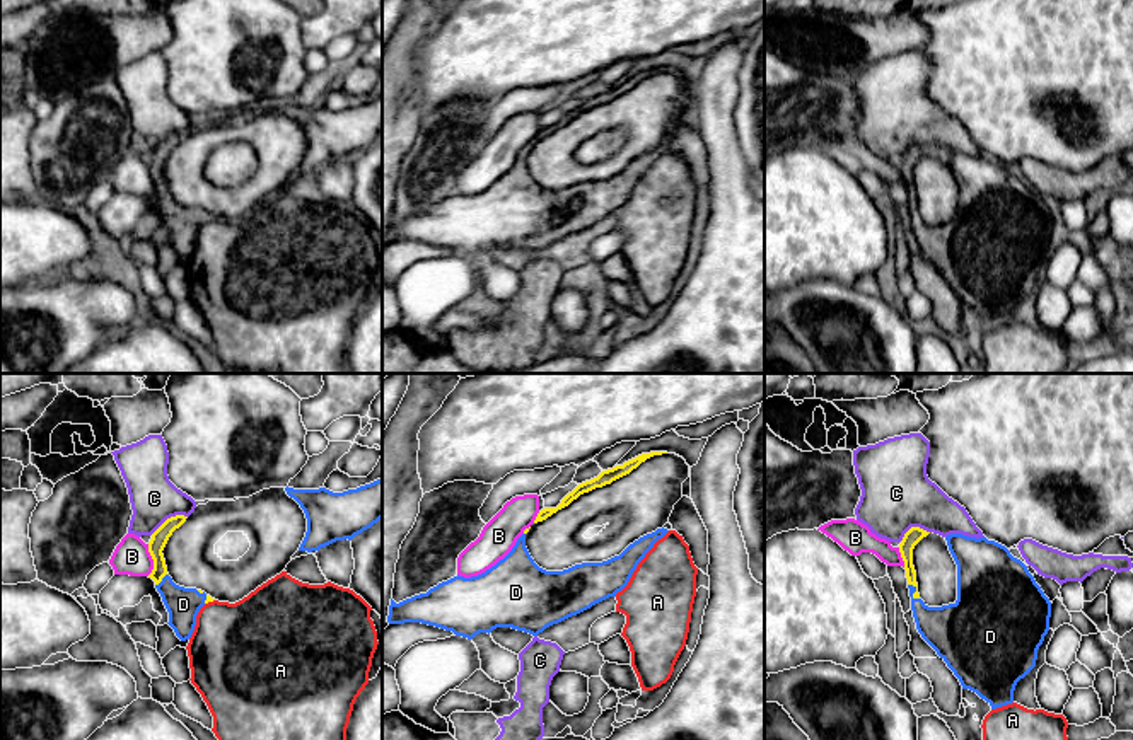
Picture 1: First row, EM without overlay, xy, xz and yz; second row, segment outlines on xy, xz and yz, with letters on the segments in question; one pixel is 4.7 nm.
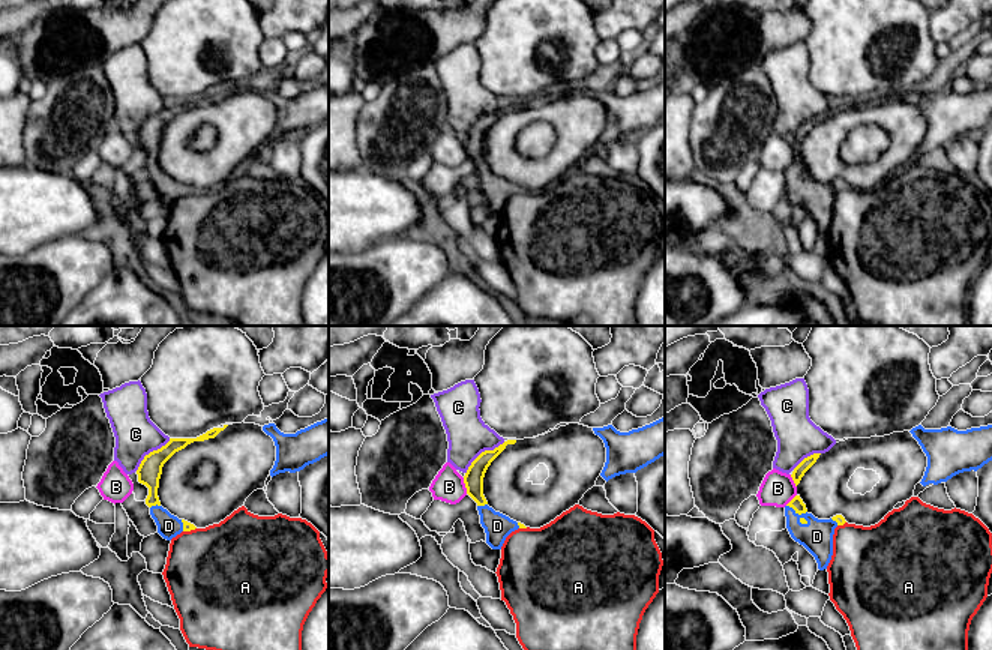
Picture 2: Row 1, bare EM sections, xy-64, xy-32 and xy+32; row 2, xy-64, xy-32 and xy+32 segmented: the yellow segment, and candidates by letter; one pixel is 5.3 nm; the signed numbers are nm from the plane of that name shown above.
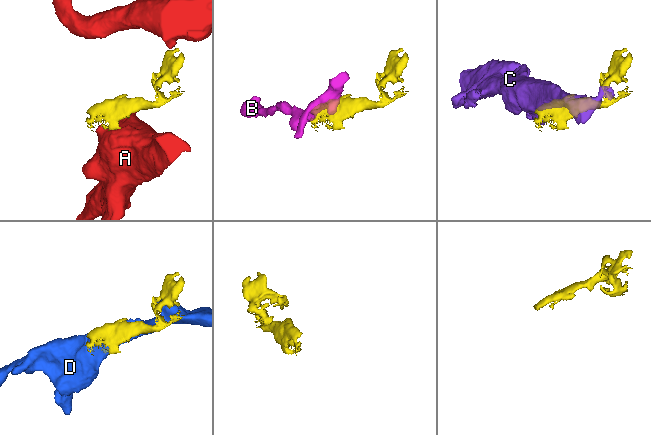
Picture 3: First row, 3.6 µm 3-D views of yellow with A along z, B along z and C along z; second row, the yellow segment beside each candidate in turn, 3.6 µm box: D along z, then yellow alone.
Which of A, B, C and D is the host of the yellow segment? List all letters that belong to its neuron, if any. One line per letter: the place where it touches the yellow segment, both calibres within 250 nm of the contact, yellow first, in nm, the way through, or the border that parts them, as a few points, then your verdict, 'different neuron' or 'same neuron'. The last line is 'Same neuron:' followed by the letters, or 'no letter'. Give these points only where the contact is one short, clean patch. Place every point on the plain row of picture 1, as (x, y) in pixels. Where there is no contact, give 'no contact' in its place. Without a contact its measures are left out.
A: meets yellow in xy at (209, 219); 30 nm thick on the yellow side, 420 nm on the other; border along xy (214, 217), (205, 222); different neuron
B: meets yellow in xy at (152, 176); 80 nm thick on the yellow side, 170 nm on the other; border along xy (147, 162), (152, 178), (152, 190), (149, 193); different neuron
C: meets yellow in xy at (168, 137); 80 nm thick on the yellow side, 220 nm on the other; border along xy (186, 133), (168, 135), (151, 152); different neuron
D: meets yellow in yz at (915, 210); 70 nm thick on the yellow side, 240 nm on the other; same neuron
Same neuron: D

